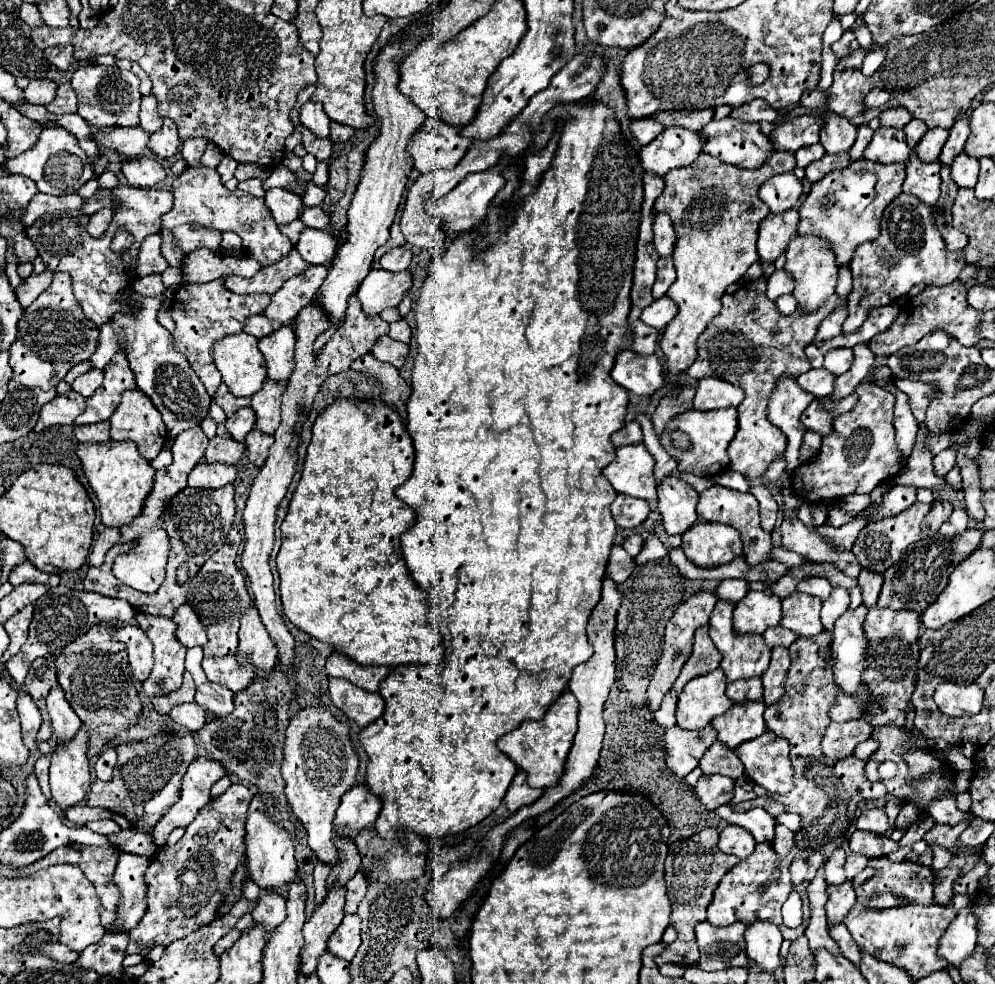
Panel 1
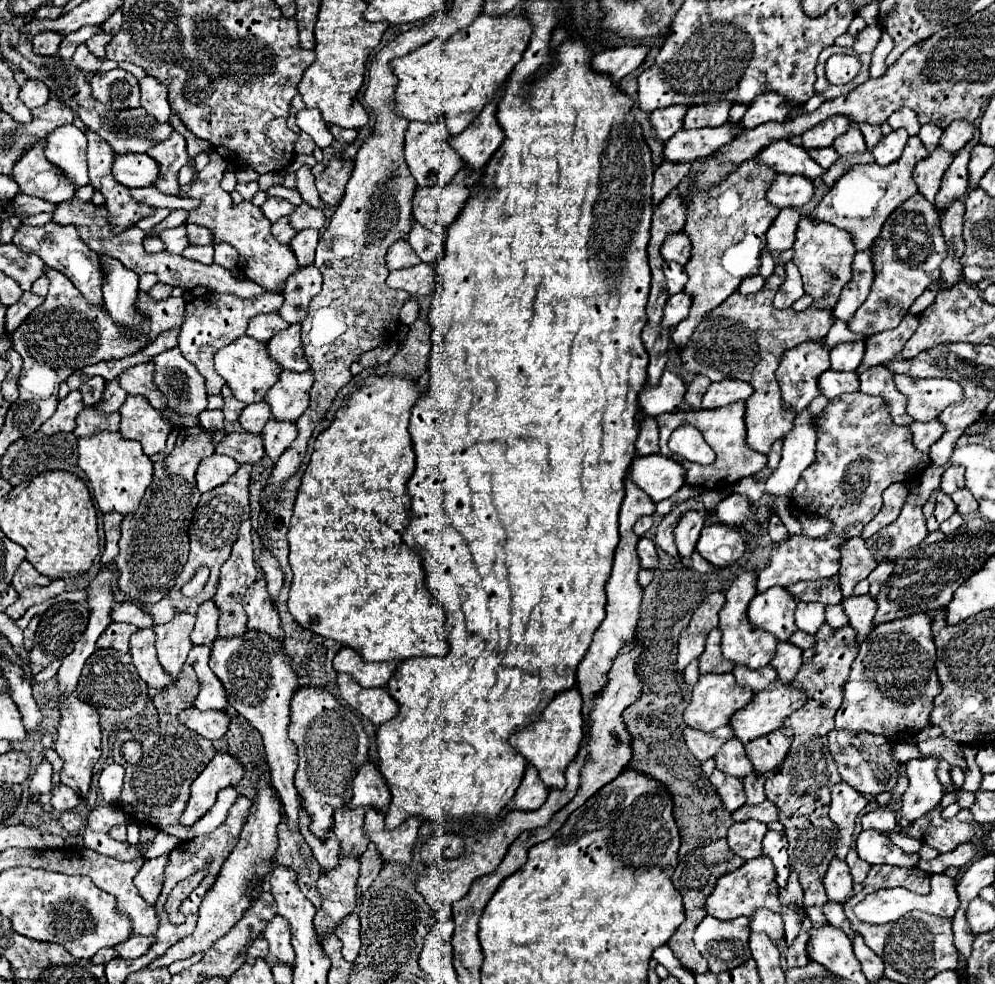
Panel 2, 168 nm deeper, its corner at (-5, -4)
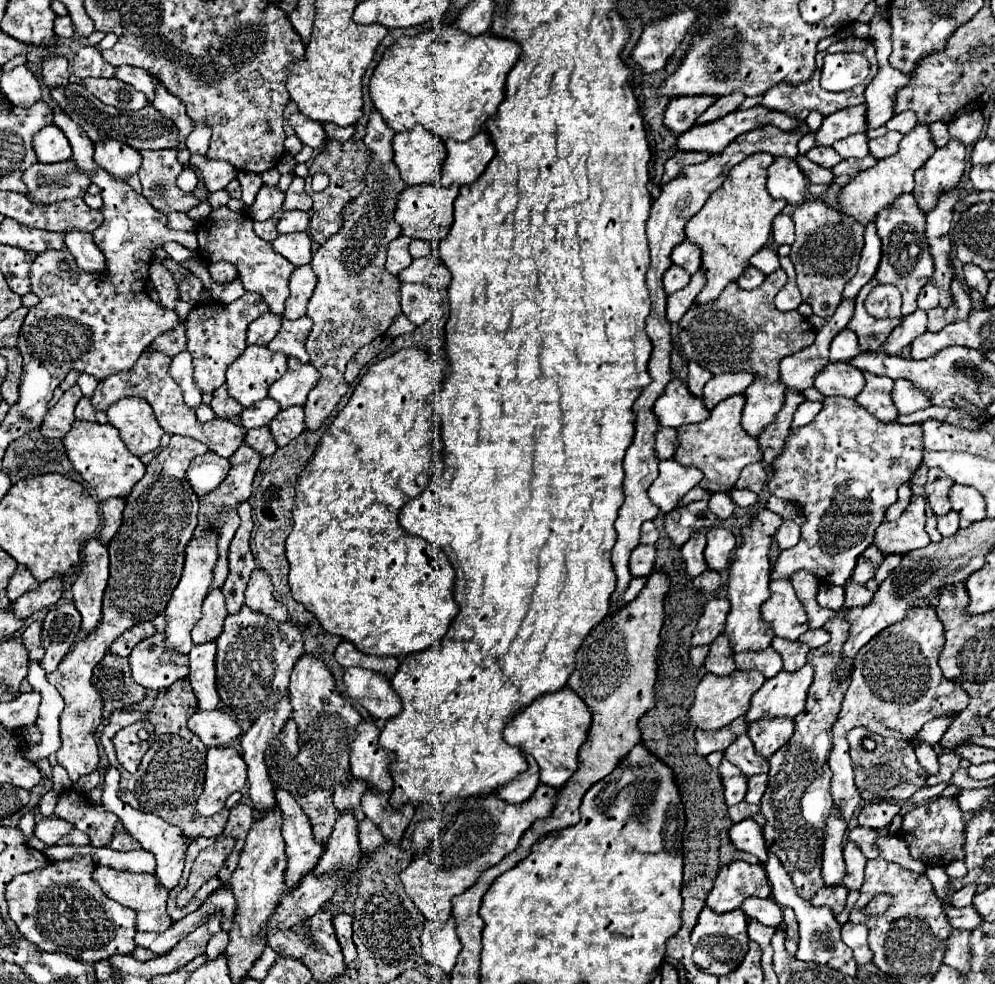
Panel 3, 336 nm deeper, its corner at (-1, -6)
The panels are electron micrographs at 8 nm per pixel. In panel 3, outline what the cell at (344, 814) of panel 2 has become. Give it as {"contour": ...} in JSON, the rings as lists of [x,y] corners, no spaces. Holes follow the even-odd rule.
{"contour":[[[349,777],[349,785],[335,785],[335,793],[333,793],[333,803],[337,807],[337,811],[343,815],[347,811],[351,811],[355,815],[357,821],[365,819],[365,813],[361,811],[361,797],[367,791],[365,783],[353,783],[353,777]]]}

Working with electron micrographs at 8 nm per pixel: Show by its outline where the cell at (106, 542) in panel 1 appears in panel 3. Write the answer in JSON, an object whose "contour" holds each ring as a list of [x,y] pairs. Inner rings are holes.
{"contour":[[[109,499],[101,505],[101,511],[103,511],[103,529],[101,529],[101,537],[99,541],[101,543],[109,543],[109,539],[117,533],[119,525],[121,525],[121,513],[123,513],[123,499]]]}

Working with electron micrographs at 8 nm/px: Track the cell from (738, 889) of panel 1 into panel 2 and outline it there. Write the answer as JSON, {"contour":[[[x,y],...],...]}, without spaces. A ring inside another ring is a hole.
{"contour":[[[761,855],[757,859],[749,859],[745,861],[745,865],[741,865],[741,869],[735,869],[733,873],[727,873],[725,877],[719,877],[713,893],[707,897],[707,913],[715,919],[721,921],[729,921],[735,917],[751,917],[755,909],[759,907],[767,907],[775,913],[781,913],[783,907],[779,903],[779,887],[775,883],[775,869],[769,857]]]}

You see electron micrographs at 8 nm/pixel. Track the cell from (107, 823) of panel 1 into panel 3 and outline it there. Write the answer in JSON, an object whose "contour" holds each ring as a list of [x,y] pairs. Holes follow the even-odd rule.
{"contour":[[[119,821],[119,823],[117,823],[117,829],[115,829],[115,833],[113,833],[113,843],[111,843],[111,847],[117,849],[117,851],[125,851],[125,849],[137,849],[139,845],[137,845],[137,841],[127,833],[125,825]]]}

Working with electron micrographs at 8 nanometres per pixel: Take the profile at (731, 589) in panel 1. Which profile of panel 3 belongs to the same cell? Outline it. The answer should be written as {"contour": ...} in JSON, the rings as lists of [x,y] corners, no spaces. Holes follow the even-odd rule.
{"contour":[[[827,397],[819,415],[805,427],[789,433],[783,453],[773,461],[773,477],[767,483],[771,495],[787,499],[801,507],[805,523],[801,527],[801,539],[795,547],[781,551],[771,579],[789,579],[795,571],[809,571],[817,579],[845,585],[849,579],[857,555],[861,555],[871,543],[875,529],[883,521],[885,509],[897,501],[897,489],[901,483],[907,483],[923,461],[923,435],[921,425],[899,425],[899,423],[881,423],[855,399],[845,397]]]}

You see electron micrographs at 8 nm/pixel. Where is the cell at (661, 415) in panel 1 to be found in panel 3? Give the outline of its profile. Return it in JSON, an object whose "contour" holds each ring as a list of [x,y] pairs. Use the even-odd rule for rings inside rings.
{"contour":[[[689,361],[689,379],[687,379],[687,387],[695,397],[701,397],[701,391],[705,387],[705,383],[711,379],[713,375],[709,375],[709,371],[705,371],[701,365]]]}

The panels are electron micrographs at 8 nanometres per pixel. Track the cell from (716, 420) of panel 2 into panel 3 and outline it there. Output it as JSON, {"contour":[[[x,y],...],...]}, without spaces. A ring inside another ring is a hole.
{"contour":[[[733,395],[725,401],[721,401],[709,415],[709,419],[701,423],[691,423],[677,429],[679,447],[673,455],[673,459],[679,465],[685,467],[697,467],[703,473],[703,479],[699,487],[717,493],[717,491],[731,491],[735,481],[739,479],[739,473],[745,465],[761,461],[761,449],[757,439],[745,435],[741,427],[741,411],[745,405],[743,395]]]}

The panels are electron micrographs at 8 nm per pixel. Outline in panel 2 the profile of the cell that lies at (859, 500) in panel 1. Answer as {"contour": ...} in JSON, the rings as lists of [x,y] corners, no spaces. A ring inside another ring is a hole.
{"contour":[[[855,537],[847,541],[841,549],[841,569],[839,569],[839,583],[843,599],[851,596],[855,585],[869,577],[869,573],[877,567],[877,561],[865,547],[865,539]]]}

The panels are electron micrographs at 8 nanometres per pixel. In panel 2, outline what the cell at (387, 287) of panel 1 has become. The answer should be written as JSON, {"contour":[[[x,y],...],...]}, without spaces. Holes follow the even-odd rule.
{"contour":[[[419,263],[419,265],[409,267],[409,269],[391,271],[387,277],[387,285],[393,289],[403,289],[411,297],[427,295],[439,285],[437,267],[433,267],[429,263]]]}

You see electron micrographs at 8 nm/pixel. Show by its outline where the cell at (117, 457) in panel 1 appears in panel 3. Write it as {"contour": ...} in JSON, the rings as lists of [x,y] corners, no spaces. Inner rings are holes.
{"contour":[[[75,421],[71,431],[63,437],[63,445],[73,467],[81,473],[81,477],[91,485],[97,495],[97,501],[103,503],[111,497],[127,499],[133,485],[145,475],[145,465],[139,457],[135,457],[119,437],[119,431],[113,425],[105,423],[89,423],[89,421]]]}

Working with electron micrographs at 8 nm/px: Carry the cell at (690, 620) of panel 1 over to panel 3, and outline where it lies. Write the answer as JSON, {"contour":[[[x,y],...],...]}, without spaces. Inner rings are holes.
{"contour":[[[711,599],[711,601],[705,605],[703,615],[701,615],[699,623],[695,625],[695,629],[693,629],[693,633],[691,633],[689,649],[695,647],[695,645],[707,645],[707,643],[711,643],[719,633],[723,633],[727,613],[729,613],[729,601],[727,601],[727,599]]]}

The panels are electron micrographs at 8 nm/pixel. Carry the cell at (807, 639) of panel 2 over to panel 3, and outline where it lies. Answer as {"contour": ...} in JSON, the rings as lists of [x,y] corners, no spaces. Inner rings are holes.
{"contour":[[[809,629],[809,631],[805,631],[799,637],[799,641],[805,643],[805,645],[809,645],[809,647],[821,647],[821,645],[825,645],[829,641],[829,633],[825,629],[815,629],[815,631]]]}

